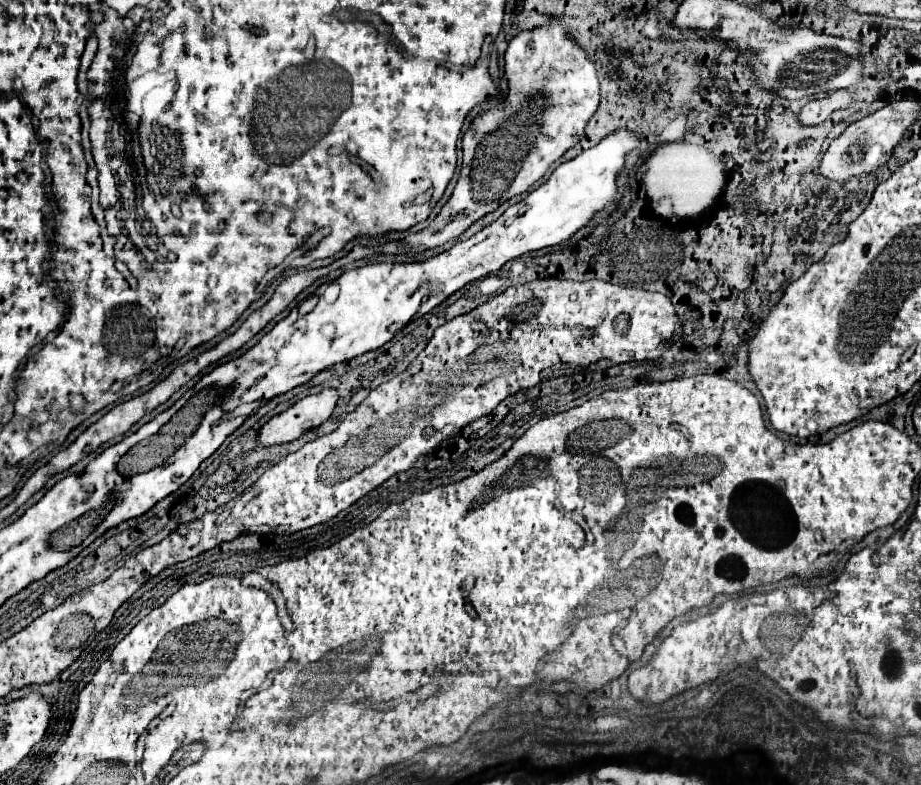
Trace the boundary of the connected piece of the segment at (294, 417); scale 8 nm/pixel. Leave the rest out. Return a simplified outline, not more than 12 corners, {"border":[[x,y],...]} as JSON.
{"border":[[333,387],[303,397],[271,417],[259,445],[299,439],[331,417]]}

